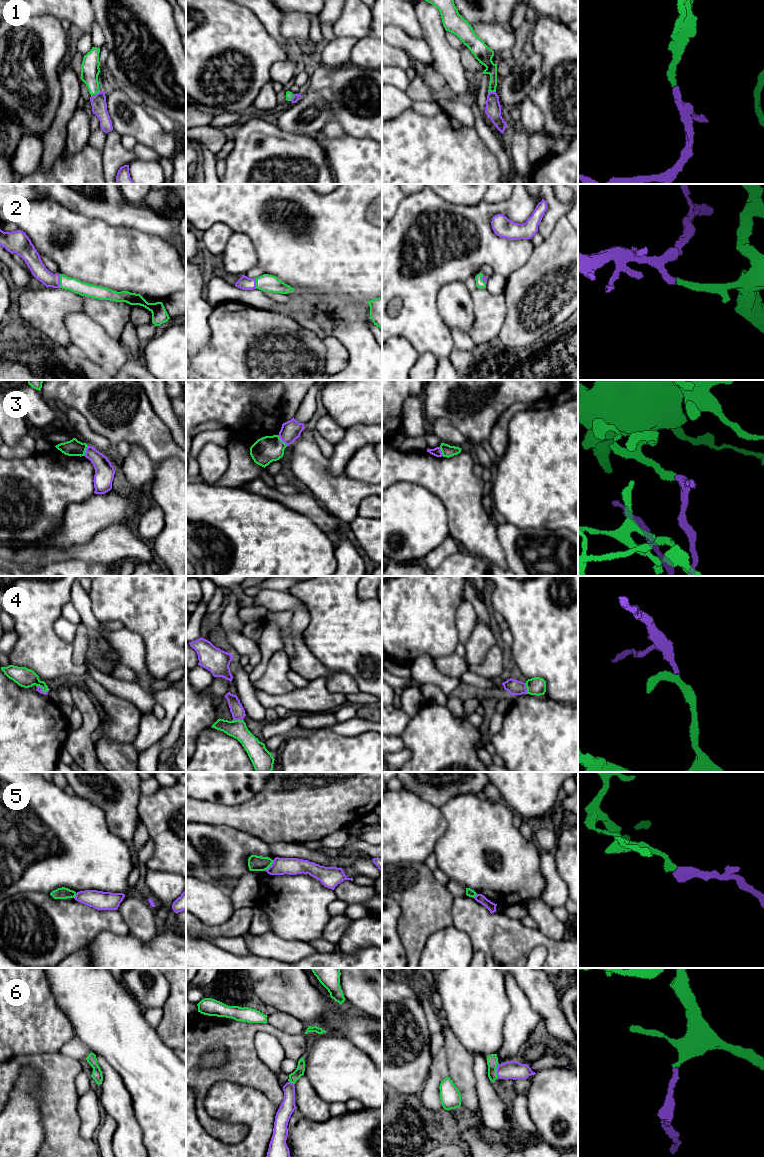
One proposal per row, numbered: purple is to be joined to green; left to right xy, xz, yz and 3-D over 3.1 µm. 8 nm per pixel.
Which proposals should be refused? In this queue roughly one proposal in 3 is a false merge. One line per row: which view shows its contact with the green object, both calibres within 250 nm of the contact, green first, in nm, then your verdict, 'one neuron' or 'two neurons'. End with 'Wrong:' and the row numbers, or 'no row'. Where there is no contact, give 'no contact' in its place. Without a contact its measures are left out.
1: meets green in xy; 150 nm thick on the green side, 130 nm on the other; one neuron
2: meets green in xy; 110 nm thick on the green side, 120 nm on the other; one neuron
3: meets green in xy; 130 nm thick on the green side, 160 nm on the other; two neurons
4: meets green in yz; 140 nm thick on the green side, 120 nm on the other; one neuron
5: meets green in xz; 130 nm thick on the green side, 140 nm on the other; two neurons
6: meets green in yz; 100 nm thick on the green side, 150 nm on the other; one neuron
Wrong: 3, 5

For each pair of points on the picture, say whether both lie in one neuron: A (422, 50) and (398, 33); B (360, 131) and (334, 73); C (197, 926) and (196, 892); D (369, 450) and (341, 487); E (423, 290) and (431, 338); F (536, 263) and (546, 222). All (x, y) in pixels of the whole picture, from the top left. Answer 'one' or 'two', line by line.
A: one
B: one
C: two
D: two
E: one
F: two

